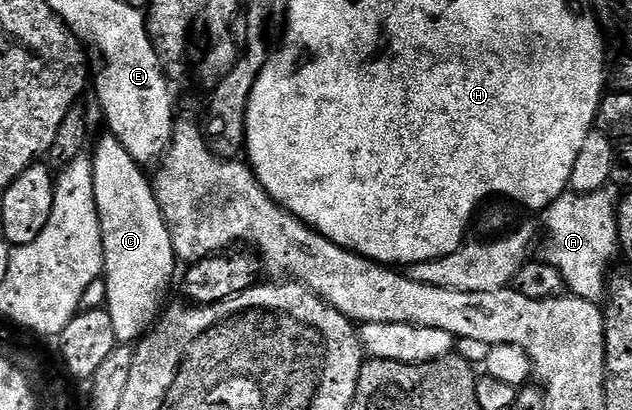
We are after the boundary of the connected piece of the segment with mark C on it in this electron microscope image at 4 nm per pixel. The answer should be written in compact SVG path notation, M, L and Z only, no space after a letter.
M105 135L93 152L94 191L97 195L97 211L103 236L103 272L108 285L106 311L113 319L115 340L119 343L135 343L147 336L159 320L175 273L177 258L171 242L171 232L163 218L161 207L155 198L155 190L149 177L142 173L140 162L135 161L129 151L115 136Z

